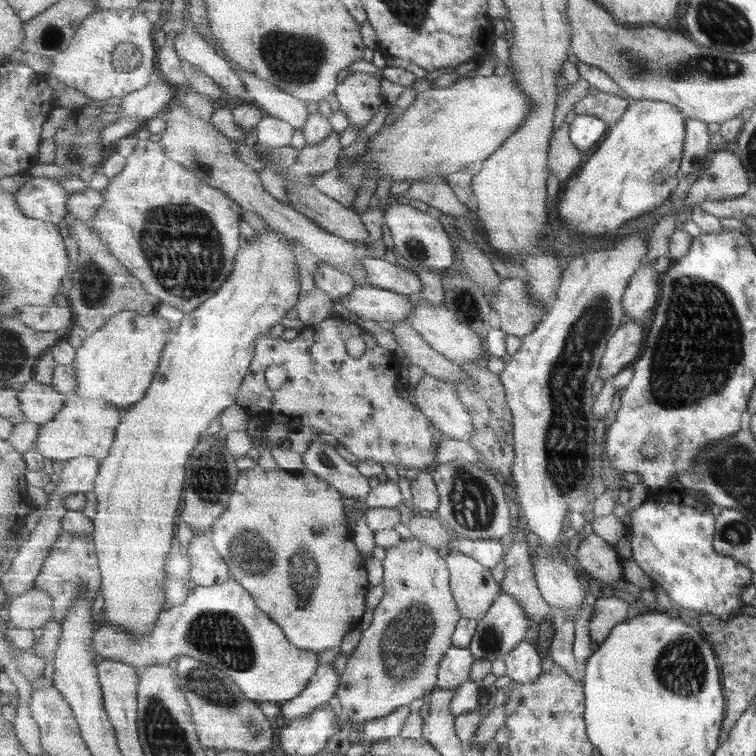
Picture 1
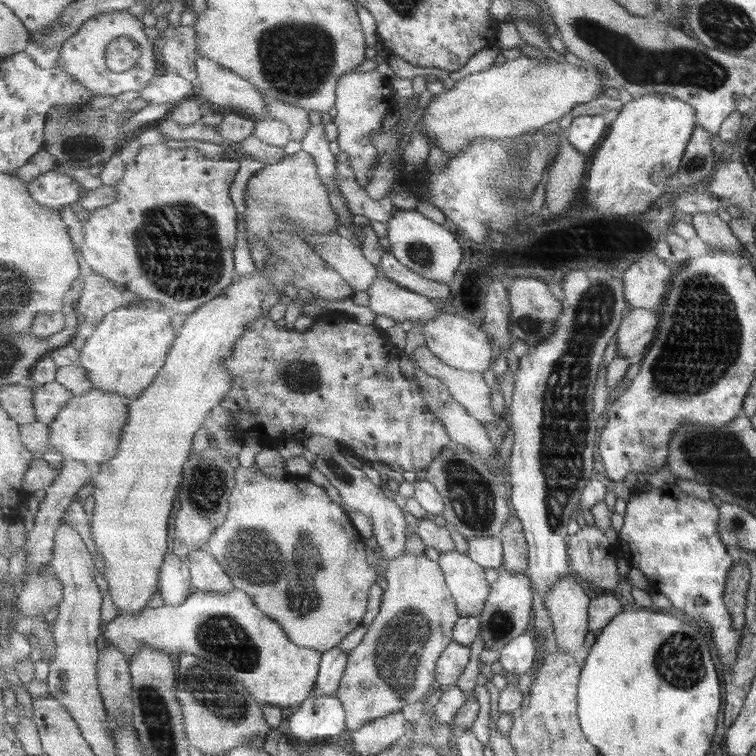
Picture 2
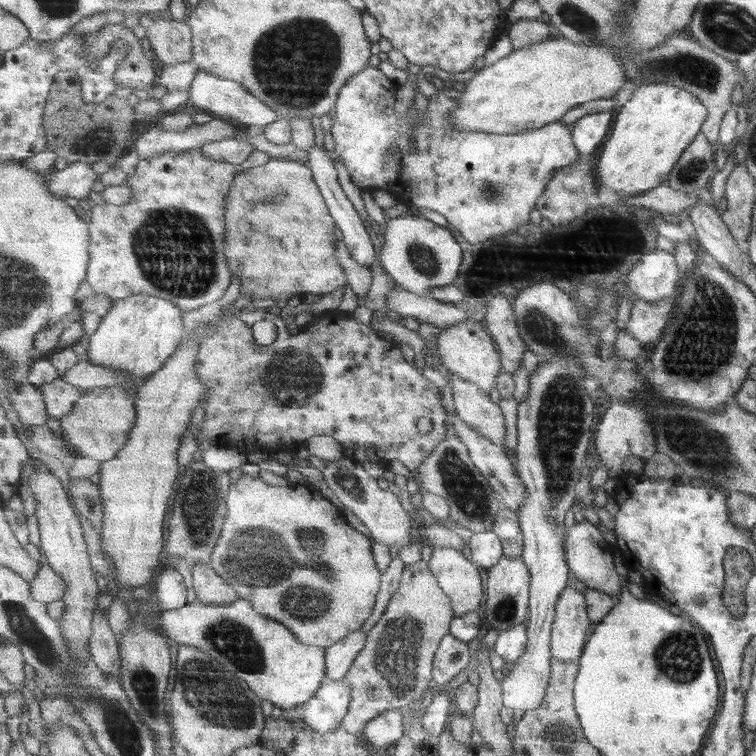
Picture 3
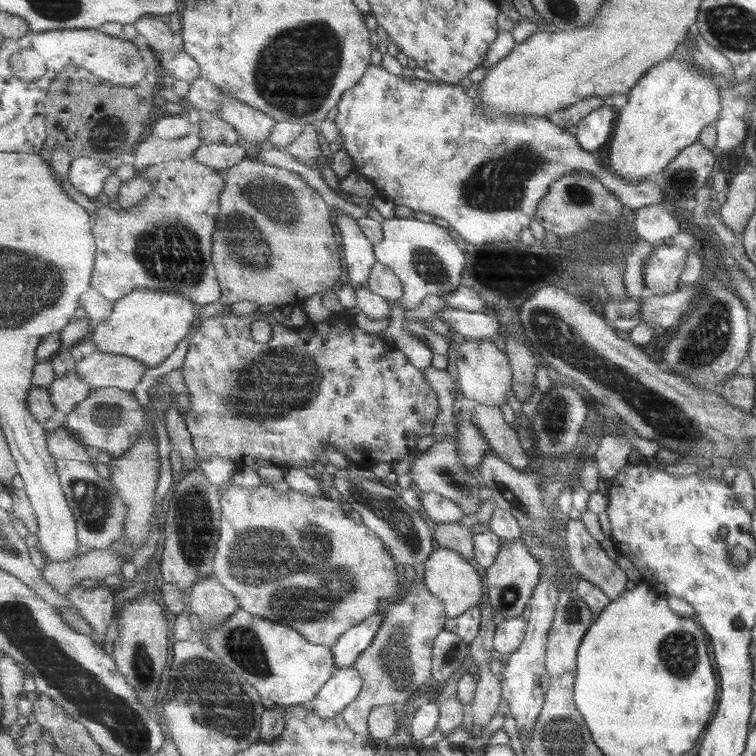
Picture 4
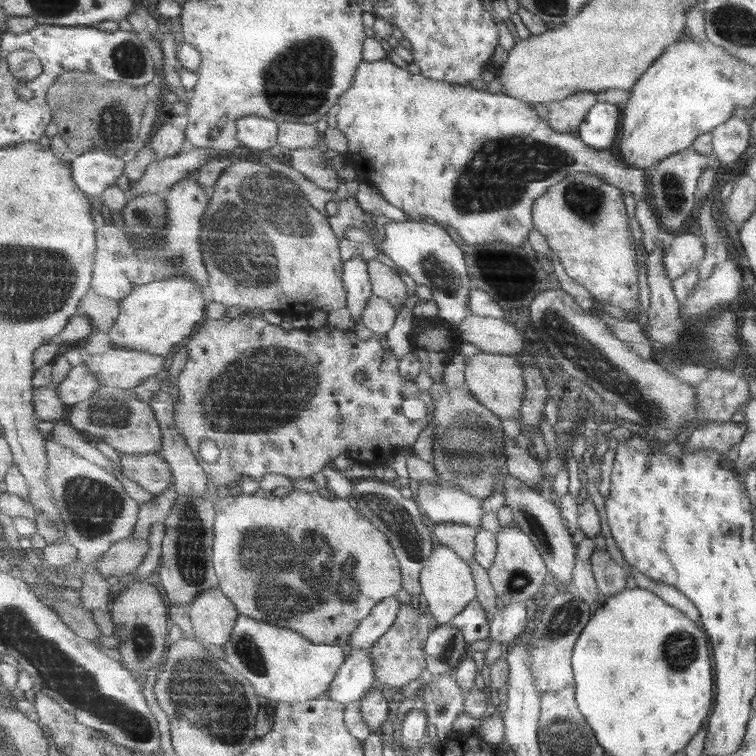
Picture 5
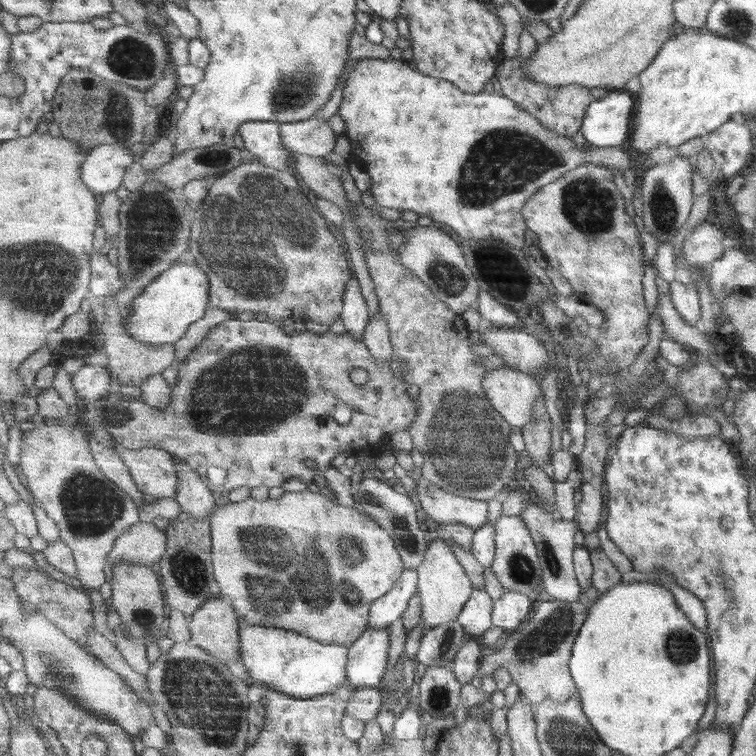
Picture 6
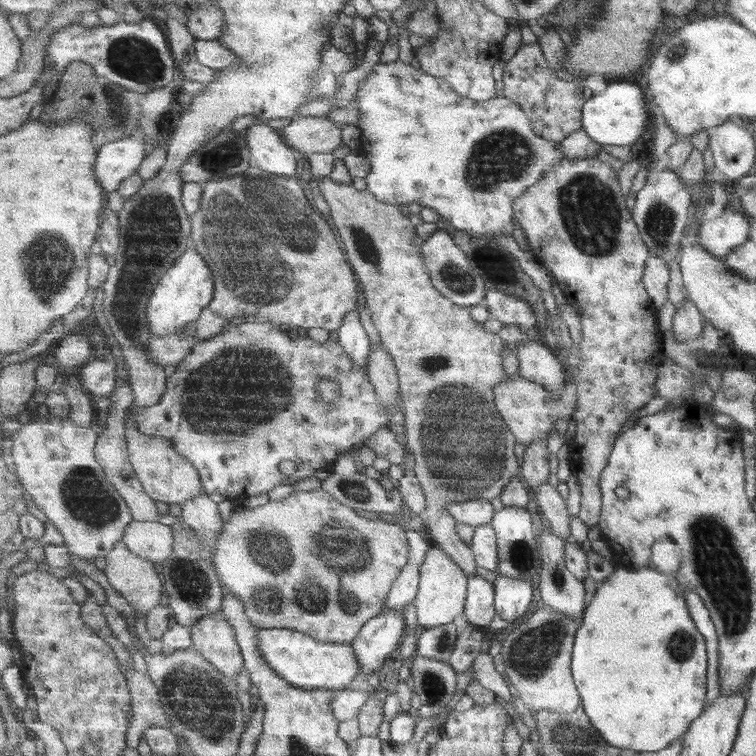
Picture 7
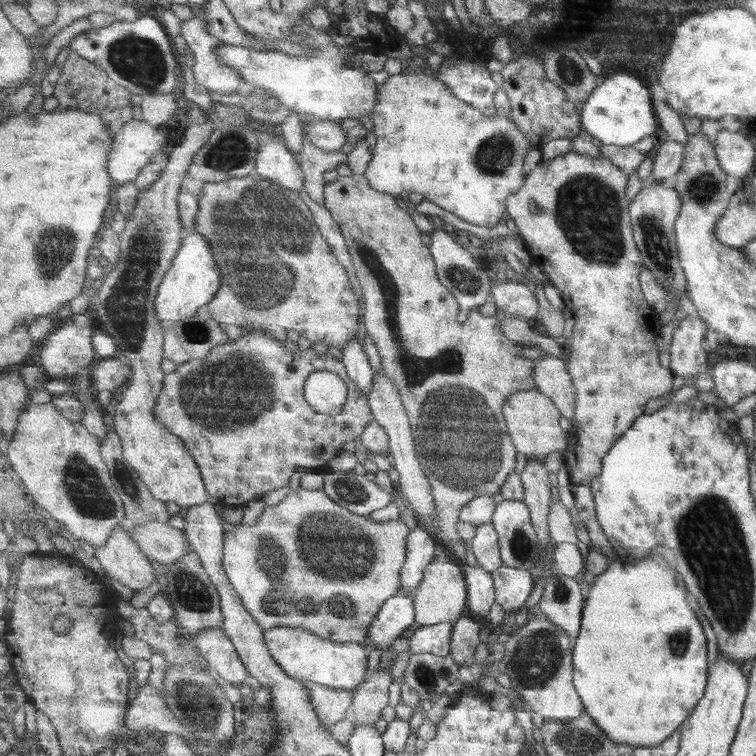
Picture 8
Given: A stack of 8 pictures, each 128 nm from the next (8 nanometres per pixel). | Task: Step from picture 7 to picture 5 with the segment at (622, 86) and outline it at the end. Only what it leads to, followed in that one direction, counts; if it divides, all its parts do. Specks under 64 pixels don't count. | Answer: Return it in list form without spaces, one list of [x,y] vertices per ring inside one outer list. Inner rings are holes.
[[[597,102],[581,123],[579,133],[585,144],[597,150],[609,149],[615,144],[619,134],[619,120],[622,118],[622,106],[609,102]]]

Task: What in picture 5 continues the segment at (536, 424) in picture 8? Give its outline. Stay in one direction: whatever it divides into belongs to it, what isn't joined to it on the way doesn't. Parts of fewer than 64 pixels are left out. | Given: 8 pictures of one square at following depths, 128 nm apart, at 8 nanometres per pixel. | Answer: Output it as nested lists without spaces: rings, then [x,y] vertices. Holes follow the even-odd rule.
[[[482,351],[465,358],[465,387],[491,412],[503,420],[516,420],[522,416],[521,407],[525,398],[526,386],[524,368],[520,360],[512,356]]]

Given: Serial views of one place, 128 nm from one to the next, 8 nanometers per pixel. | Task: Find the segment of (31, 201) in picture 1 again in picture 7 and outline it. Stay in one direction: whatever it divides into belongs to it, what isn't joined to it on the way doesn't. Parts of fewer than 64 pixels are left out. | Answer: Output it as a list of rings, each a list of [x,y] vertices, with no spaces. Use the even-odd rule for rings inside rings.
[[[139,133],[100,145],[94,167],[105,192],[117,191],[122,180],[137,173],[152,147]]]

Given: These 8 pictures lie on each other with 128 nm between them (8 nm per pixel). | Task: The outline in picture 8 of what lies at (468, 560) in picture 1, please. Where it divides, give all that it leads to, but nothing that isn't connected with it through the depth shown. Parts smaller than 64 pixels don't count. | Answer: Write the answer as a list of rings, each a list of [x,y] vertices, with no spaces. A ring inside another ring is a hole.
[[[439,558],[433,559],[425,570],[424,580],[414,591],[414,603],[416,622],[422,626],[442,622],[456,623],[464,614],[468,613],[468,584],[460,566],[453,561],[443,562]]]

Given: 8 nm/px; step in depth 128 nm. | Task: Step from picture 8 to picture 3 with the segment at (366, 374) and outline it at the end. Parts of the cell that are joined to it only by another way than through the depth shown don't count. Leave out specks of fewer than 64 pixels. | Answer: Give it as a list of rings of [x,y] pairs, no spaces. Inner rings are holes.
[[[312,146],[309,150],[308,166],[313,171],[315,182],[319,187],[319,190],[323,193],[326,203],[328,204],[331,216],[335,219],[336,226],[340,229],[343,236],[343,242],[345,246],[352,252],[352,255],[365,266],[371,268],[376,262],[377,250],[379,249],[378,243],[374,239],[374,234],[369,229],[368,225],[359,217],[353,202],[345,196],[341,184],[339,184],[339,178],[337,178],[337,170],[331,162],[329,154],[327,154],[327,148],[325,146]]]

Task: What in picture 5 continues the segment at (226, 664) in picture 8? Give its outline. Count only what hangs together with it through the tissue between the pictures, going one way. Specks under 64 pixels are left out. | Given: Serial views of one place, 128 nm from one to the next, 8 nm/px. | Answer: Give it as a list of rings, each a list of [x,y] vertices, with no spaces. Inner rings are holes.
[[[220,589],[204,590],[187,606],[195,639],[224,648],[234,631],[240,612]]]

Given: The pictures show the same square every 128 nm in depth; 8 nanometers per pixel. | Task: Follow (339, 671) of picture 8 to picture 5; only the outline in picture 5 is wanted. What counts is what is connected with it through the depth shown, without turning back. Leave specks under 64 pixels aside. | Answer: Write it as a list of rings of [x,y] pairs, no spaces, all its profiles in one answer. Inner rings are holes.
[[[244,614],[238,616],[231,638],[223,650],[224,659],[251,682],[259,696],[289,703],[324,697],[347,655],[344,647],[317,644],[296,630]]]

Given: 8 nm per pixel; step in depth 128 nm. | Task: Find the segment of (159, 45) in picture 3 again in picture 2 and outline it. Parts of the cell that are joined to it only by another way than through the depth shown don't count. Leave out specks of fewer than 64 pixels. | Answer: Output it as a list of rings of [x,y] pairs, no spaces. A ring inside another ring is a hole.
[[[167,24],[159,34],[160,49],[164,65],[199,87],[198,68],[195,62],[198,49],[197,33],[193,26],[172,26]]]

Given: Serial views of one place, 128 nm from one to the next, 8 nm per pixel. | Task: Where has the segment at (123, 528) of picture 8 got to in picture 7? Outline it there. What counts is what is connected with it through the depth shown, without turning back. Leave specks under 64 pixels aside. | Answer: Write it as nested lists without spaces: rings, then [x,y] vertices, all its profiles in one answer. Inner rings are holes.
[[[120,540],[116,547],[106,557],[106,568],[103,570],[104,574],[110,582],[110,586],[118,591],[135,609],[136,612],[151,612],[155,606],[159,606],[161,594],[163,594],[163,582],[159,578],[159,574],[153,568],[153,561],[147,560],[142,556],[137,556],[131,552],[126,544]]]

